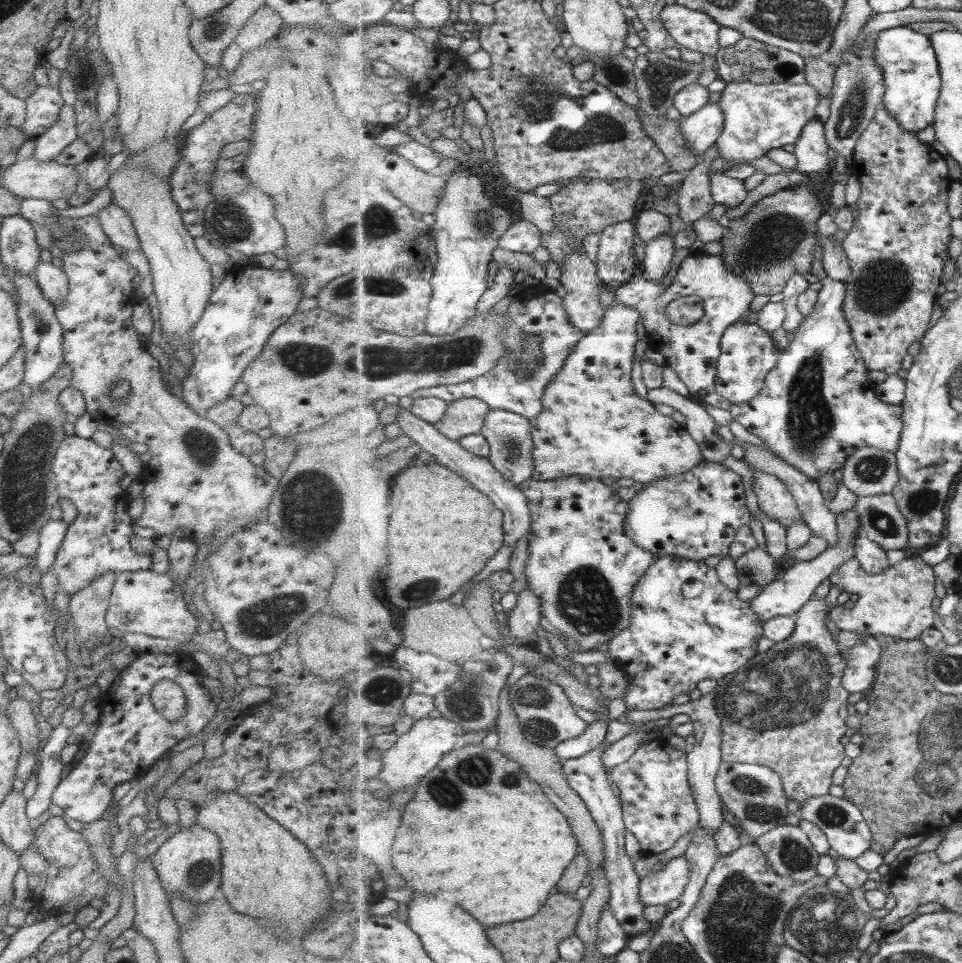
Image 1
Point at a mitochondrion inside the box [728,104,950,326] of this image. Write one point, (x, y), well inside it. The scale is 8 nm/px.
(776, 237)

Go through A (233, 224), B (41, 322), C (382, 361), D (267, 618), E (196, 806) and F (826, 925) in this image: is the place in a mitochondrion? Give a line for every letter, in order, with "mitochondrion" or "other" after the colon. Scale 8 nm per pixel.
A: mitochondrion
B: mitochondrion
C: mitochondrion
D: mitochondrion
E: other
F: mitochondrion

